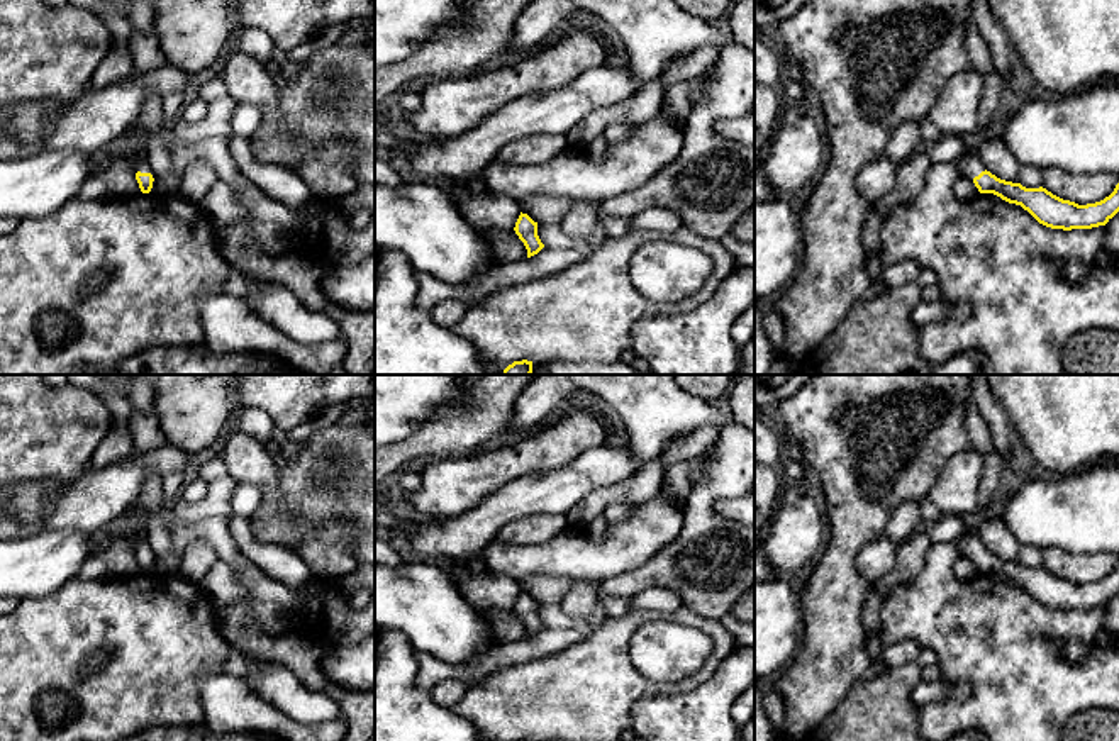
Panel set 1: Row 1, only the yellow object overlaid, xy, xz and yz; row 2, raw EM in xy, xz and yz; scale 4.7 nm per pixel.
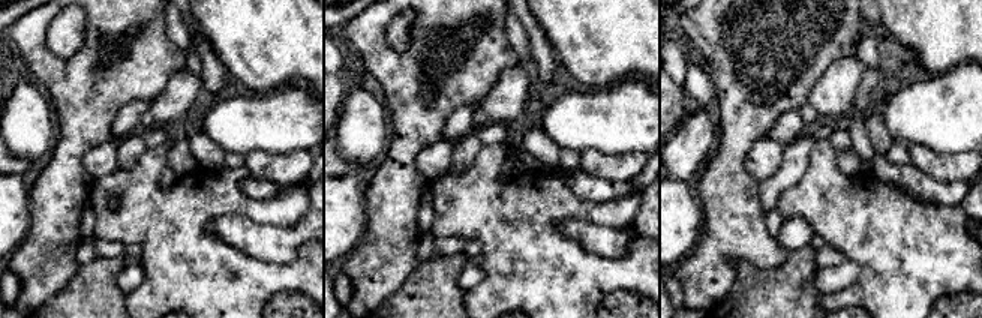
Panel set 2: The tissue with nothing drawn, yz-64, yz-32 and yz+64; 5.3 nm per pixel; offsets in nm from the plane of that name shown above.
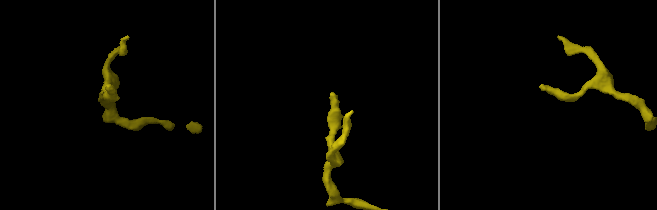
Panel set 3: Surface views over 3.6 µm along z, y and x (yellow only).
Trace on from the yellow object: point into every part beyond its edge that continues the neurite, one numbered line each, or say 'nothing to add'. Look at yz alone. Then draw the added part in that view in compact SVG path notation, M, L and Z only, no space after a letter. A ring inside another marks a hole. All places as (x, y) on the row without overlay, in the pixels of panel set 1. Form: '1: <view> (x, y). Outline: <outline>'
1: yz (968, 545). Outline: M966 529L956 541L955 546L958 549L958 554L966 556L970 560L973 560L975 556L978 556L982 551L985 551L985 546L982 544L982 541L978 539L978 536L975 536L970 529Z

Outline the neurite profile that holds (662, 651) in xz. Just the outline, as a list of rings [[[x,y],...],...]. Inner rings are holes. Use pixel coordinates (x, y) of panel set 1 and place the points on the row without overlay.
[[[648,622],[632,636],[629,658],[643,677],[668,685],[697,673],[712,649],[712,638],[695,627]]]

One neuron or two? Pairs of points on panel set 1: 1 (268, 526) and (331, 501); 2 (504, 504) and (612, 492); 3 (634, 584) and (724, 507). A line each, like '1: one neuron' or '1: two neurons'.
1: one neuron
2: two neurons
3: two neurons

